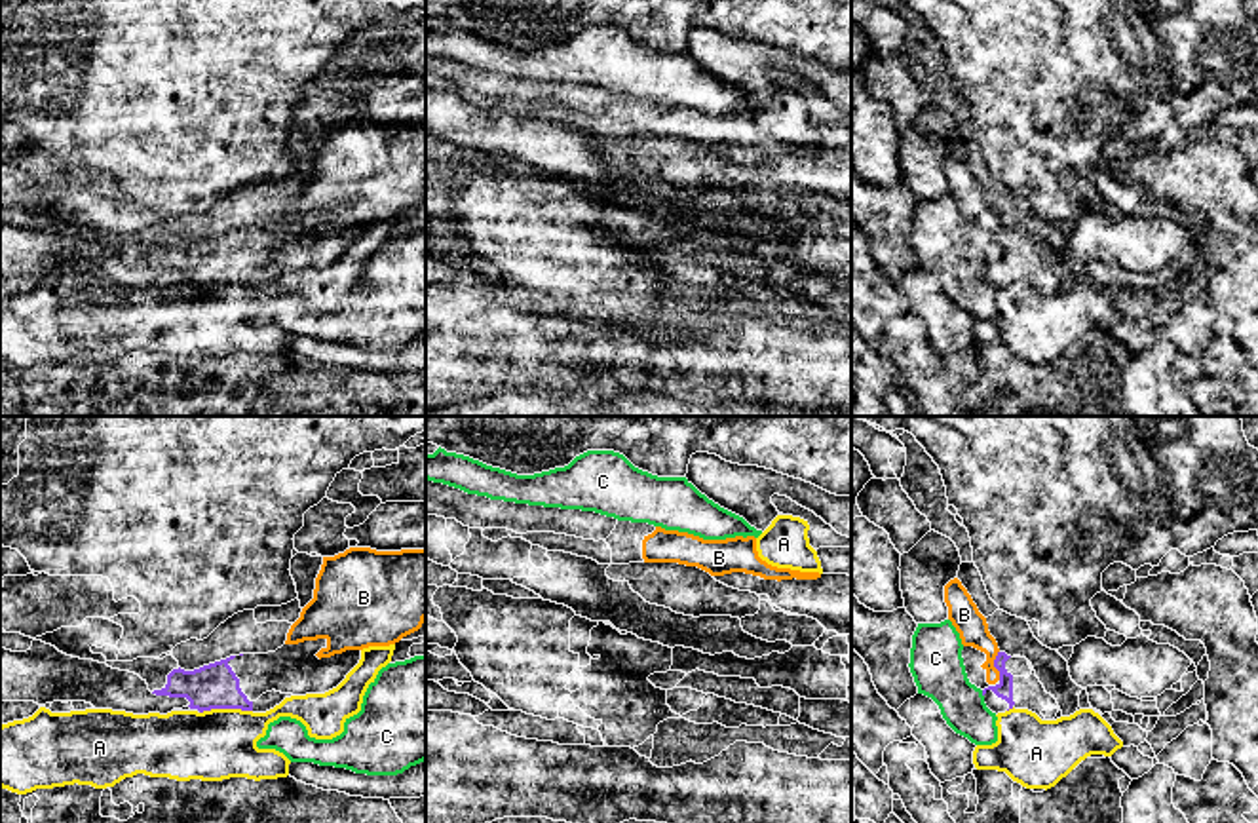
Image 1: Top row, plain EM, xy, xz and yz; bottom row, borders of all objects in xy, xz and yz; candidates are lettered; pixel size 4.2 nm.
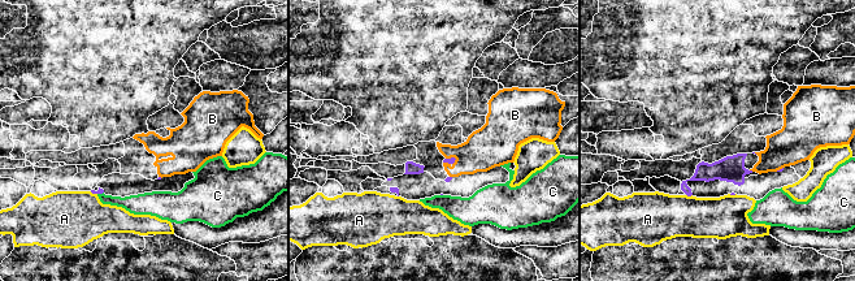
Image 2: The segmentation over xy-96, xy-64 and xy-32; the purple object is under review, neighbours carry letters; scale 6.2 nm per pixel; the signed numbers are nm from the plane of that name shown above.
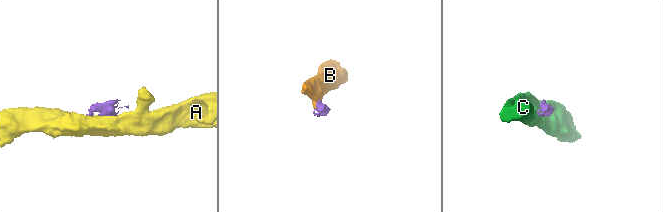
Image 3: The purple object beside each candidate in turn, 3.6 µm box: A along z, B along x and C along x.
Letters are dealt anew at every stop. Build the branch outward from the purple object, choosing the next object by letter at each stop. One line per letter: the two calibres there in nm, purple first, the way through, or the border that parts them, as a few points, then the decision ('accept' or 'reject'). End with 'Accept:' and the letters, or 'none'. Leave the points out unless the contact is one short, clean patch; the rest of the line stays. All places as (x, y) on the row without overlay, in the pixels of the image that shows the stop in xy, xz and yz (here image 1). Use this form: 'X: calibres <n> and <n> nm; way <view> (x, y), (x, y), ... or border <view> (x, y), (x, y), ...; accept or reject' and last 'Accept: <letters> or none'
A: calibres 190 and 300 nm; reject
B: calibres 70 and 130 nm; border yz (998, 225), (994, 242), (1000, 253); reject
C: calibres 70 and 220 nm; reject
Accept: none

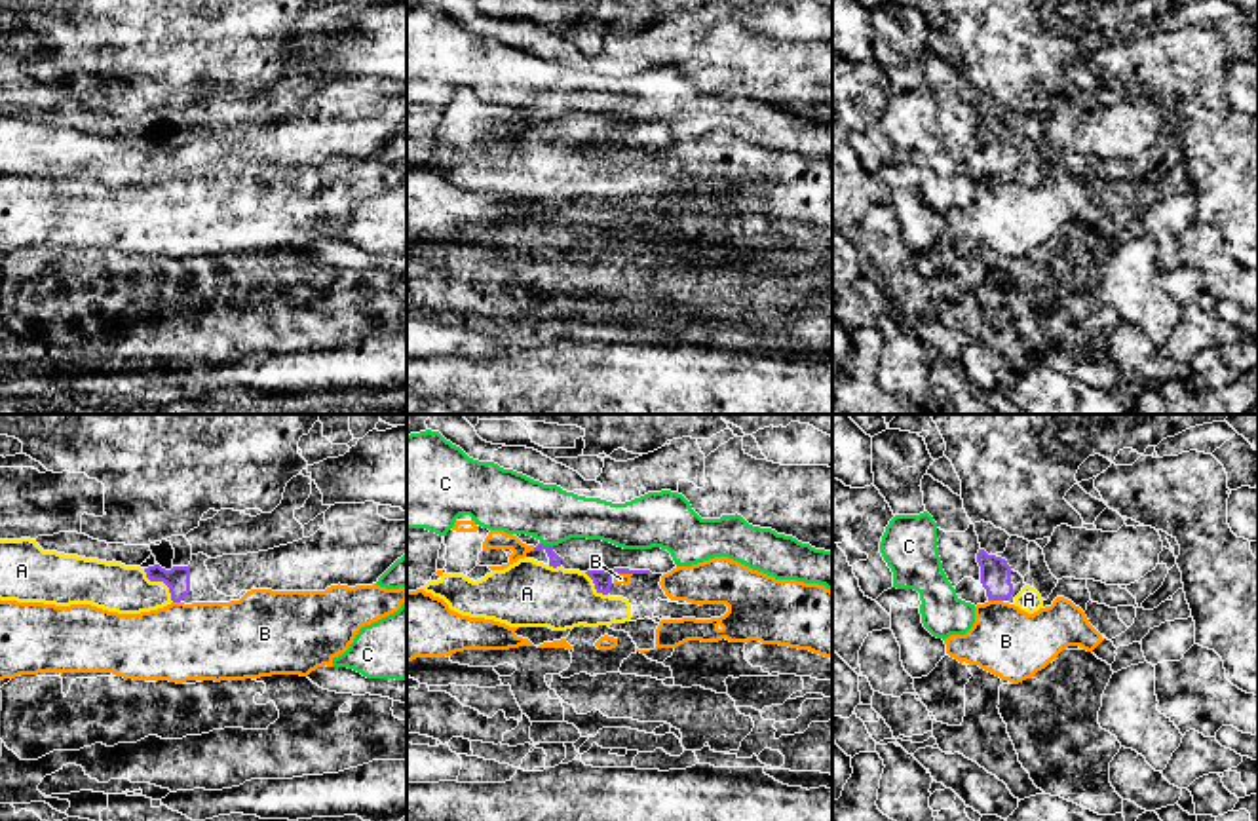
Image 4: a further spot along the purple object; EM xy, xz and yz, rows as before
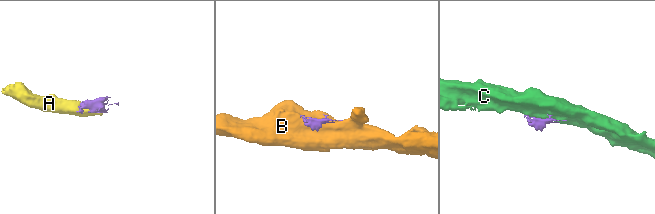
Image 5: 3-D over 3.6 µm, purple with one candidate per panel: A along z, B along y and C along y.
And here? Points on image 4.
A: calibres 100 and 200 nm; way xy (177, 152), (160, 154), (111, 160); accept
B: calibres 130 and 300 nm; reject
C: calibres 50 and 260 nm; reject
Accept: A

